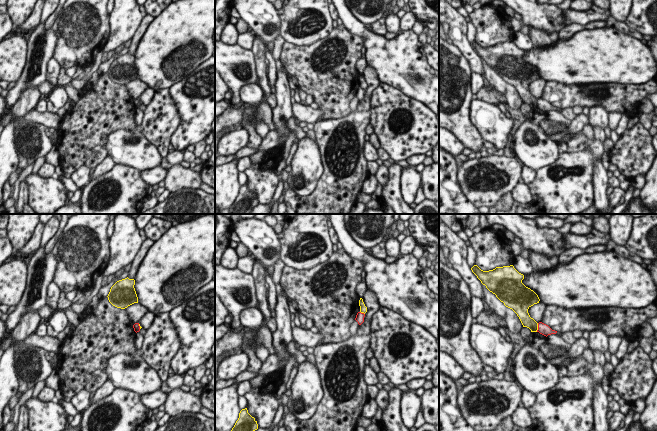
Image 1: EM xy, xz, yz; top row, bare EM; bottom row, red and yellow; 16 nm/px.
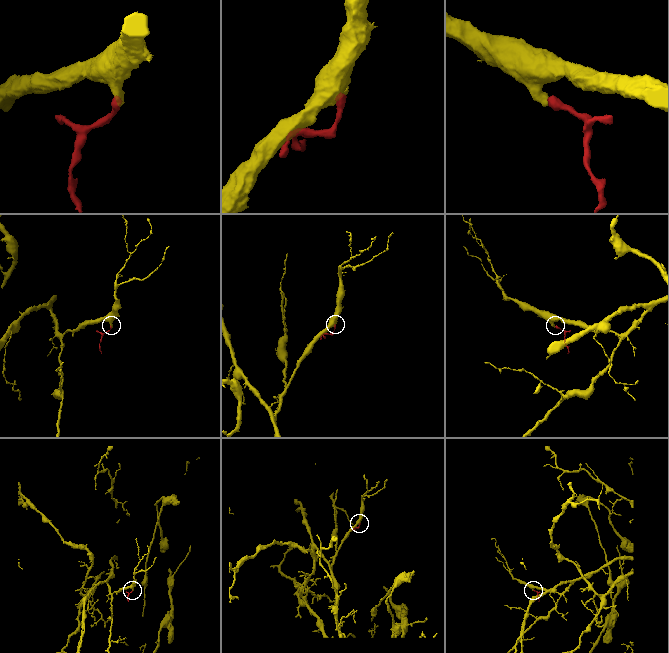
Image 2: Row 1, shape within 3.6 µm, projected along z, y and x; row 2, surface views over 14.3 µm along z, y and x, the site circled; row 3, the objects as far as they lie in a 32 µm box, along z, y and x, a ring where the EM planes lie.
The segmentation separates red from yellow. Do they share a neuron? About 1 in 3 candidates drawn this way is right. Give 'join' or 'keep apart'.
keep apart

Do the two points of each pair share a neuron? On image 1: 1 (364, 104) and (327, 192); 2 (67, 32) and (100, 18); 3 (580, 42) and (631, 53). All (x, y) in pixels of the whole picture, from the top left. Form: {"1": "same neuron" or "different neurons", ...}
{"1": "same neuron", "2": "same neuron", "3": "same neuron"}

